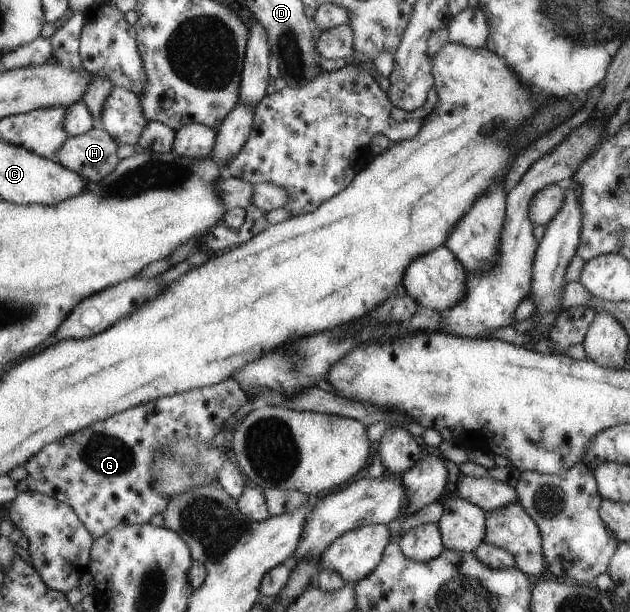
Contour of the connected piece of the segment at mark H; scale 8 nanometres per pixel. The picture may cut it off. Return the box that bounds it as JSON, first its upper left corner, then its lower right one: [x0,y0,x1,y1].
[53,126,119,184]

